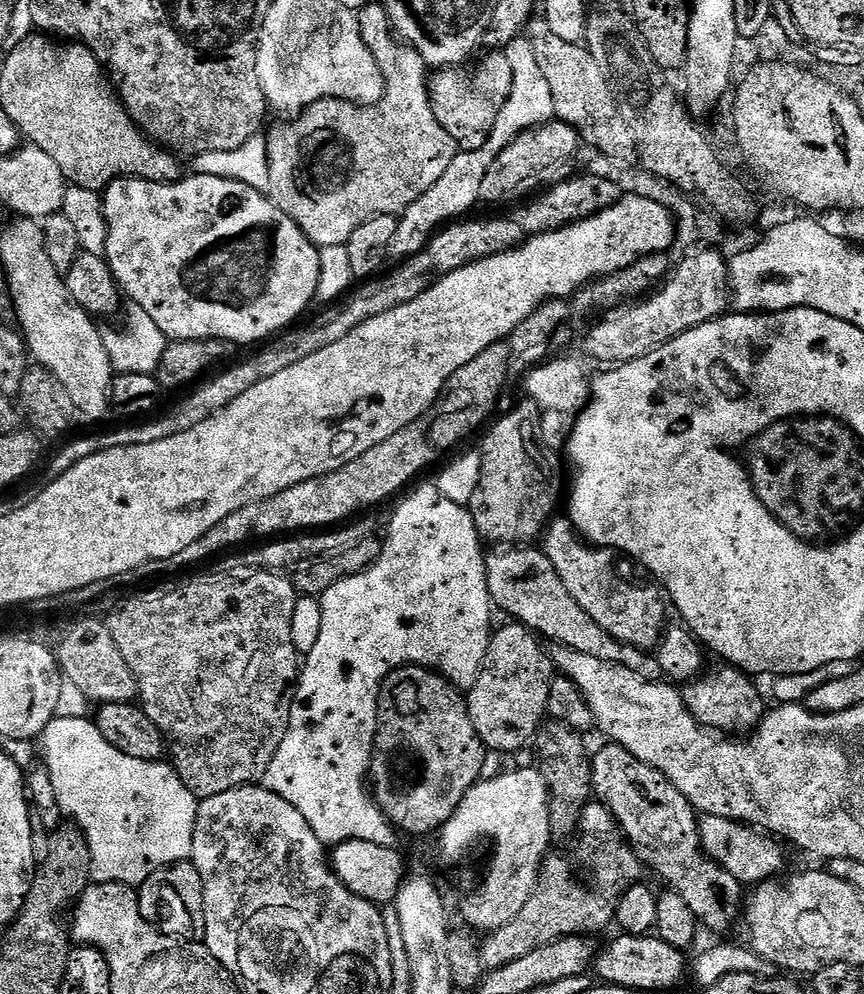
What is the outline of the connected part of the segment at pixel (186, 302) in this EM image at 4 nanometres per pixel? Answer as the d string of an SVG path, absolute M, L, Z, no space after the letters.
M195 174L189 175L187 178L181 178L174 184L155 184L149 180L137 180L135 178L121 178L114 181L113 184L108 185L102 193L102 207L104 210L104 221L106 222L106 242L102 249L102 255L105 260L108 261L110 270L114 274L116 283L123 295L128 296L133 305L141 307L142 310L150 314L150 318L157 323L158 329L164 332L166 337L172 340L228 340L234 346L240 346L240 344L256 344L259 340L267 338L271 332L280 332L287 324L292 324L304 311L308 308L308 303L311 300L317 299L317 292L319 290L319 274L320 274L320 249L316 245L310 242L310 238L306 238L306 234L302 234L302 230L287 216L282 209L279 208L273 200L271 200L265 193L254 190L250 186L246 186L242 182L237 180L227 180L226 178L218 178L217 176L198 176Z

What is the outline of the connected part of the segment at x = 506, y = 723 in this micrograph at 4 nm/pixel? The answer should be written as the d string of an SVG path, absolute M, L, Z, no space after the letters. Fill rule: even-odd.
M508 622L505 628L497 627L493 631L484 659L484 669L478 674L474 686L466 692L470 722L474 722L474 730L478 730L478 738L482 738L485 749L492 751L493 748L496 752L515 754L521 749L527 749L535 741L537 732L546 720L546 698L550 698L550 682L554 675L549 649L543 646L541 637L525 624Z

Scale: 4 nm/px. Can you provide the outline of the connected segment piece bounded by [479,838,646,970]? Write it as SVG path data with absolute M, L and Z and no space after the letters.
M584 838L581 841L568 846L573 848L565 852L553 851L545 856L530 902L522 906L518 918L483 937L479 949L485 969L506 966L506 962L514 962L514 958L522 958L522 954L530 954L530 950L538 950L567 936L592 938L595 932L613 927L620 899L633 884L645 879L646 869L623 839Z

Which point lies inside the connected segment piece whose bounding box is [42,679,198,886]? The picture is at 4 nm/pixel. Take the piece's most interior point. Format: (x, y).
(137, 815)

